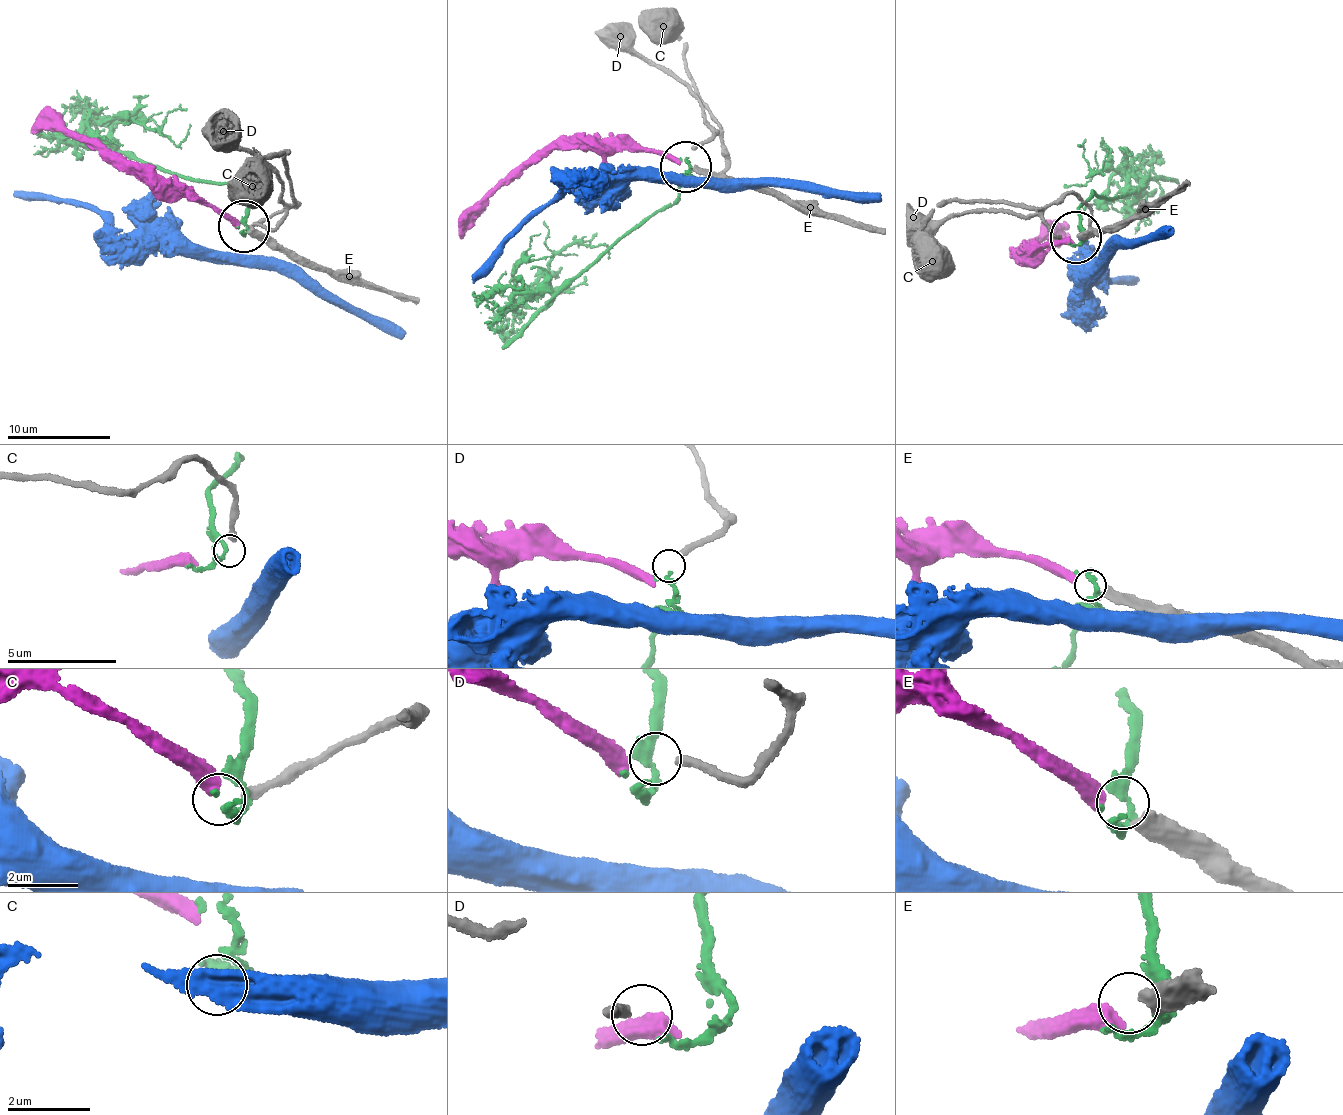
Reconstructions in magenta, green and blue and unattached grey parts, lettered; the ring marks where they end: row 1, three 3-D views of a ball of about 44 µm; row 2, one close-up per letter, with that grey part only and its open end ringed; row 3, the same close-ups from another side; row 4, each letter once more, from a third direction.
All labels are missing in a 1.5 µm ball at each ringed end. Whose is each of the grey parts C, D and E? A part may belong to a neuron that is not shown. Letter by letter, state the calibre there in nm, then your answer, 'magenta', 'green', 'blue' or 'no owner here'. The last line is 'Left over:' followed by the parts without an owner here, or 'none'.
C: calibre 260 nm; no owner here
D: calibre 280 nm; green
E: calibre 400 nm; magenta
Left over: C

